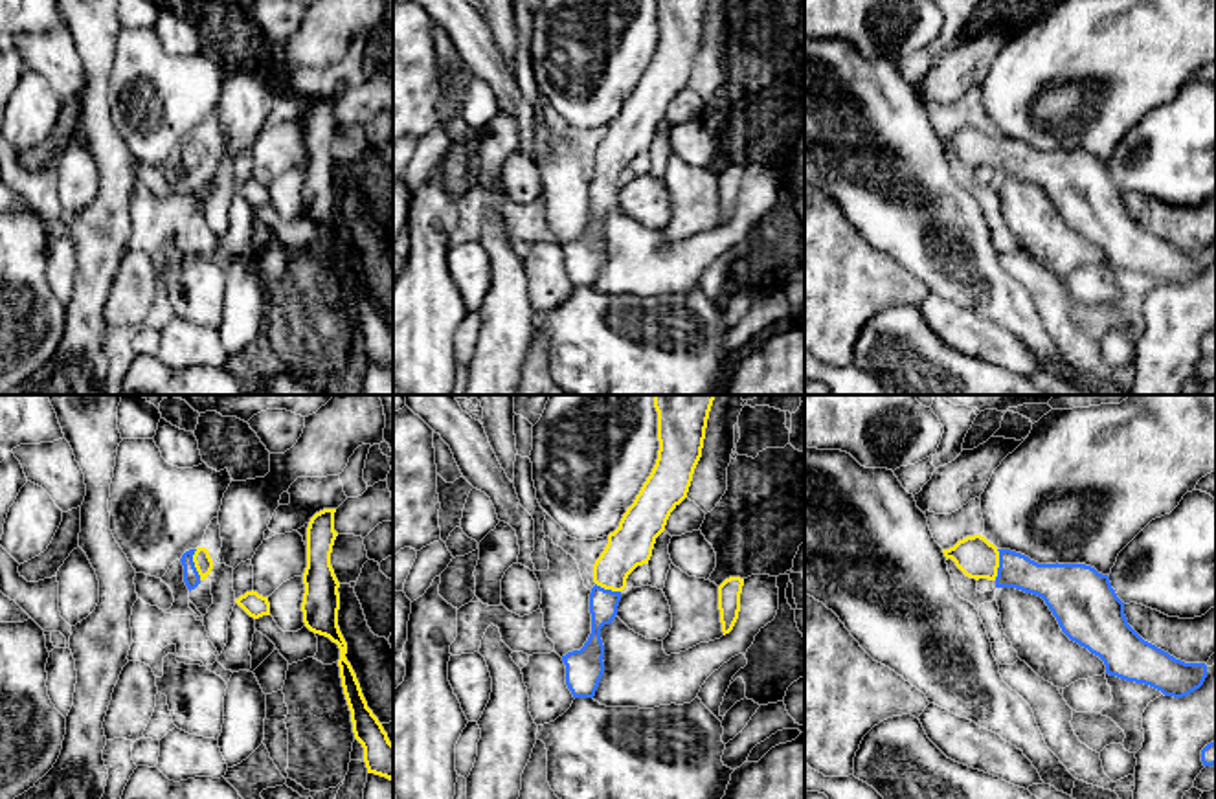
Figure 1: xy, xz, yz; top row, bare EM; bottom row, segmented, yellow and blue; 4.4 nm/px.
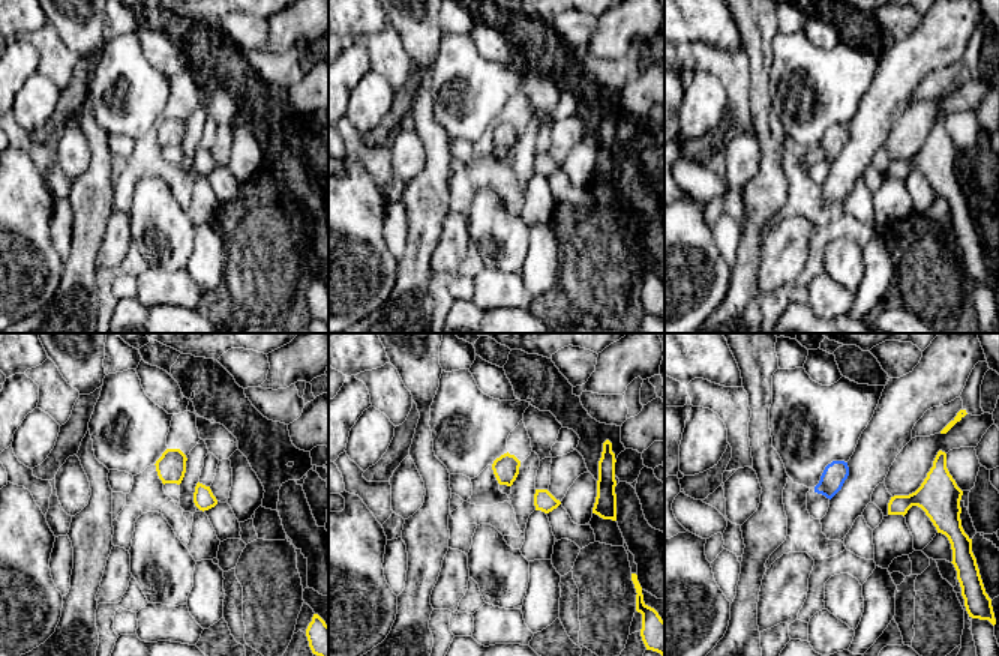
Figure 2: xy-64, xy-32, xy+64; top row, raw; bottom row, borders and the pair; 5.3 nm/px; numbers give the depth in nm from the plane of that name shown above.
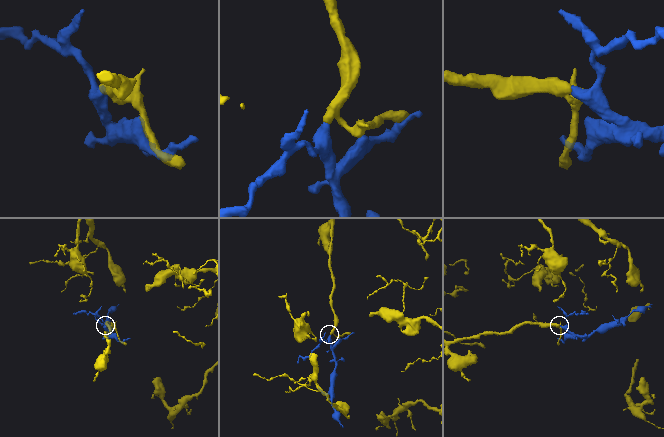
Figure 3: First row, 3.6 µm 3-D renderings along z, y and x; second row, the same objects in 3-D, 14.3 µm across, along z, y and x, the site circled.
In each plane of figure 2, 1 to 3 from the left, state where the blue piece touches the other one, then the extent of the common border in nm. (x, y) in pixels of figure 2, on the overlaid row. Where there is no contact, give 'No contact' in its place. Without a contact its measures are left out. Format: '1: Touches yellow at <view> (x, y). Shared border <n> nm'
1: No contact
2: No contact
3: No contact

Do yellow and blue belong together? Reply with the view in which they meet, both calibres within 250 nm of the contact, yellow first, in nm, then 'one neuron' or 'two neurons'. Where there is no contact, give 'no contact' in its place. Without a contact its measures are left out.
meets yellow in xy; 80 nm thick on the yellow side, 70 nm on the other; one neuron

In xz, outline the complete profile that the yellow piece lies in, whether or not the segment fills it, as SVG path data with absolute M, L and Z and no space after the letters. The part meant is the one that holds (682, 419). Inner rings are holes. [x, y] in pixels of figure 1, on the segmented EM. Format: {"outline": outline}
{"outline": "M654 395L659 441L656 465L593 564L591 634L580 650L562 656L573 698L595 696L604 672L601 628L615 619L628 575L648 564L670 512L687 498L713 400L715 395Z"}

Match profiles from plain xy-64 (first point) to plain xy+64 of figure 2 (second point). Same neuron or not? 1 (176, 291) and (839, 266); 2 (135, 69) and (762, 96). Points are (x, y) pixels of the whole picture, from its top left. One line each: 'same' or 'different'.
1: different
2: different

